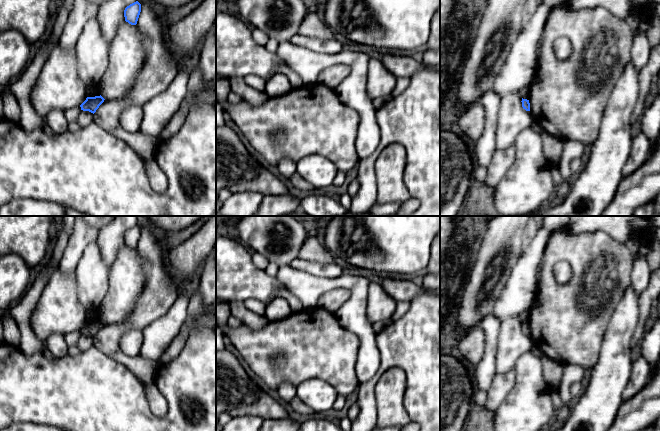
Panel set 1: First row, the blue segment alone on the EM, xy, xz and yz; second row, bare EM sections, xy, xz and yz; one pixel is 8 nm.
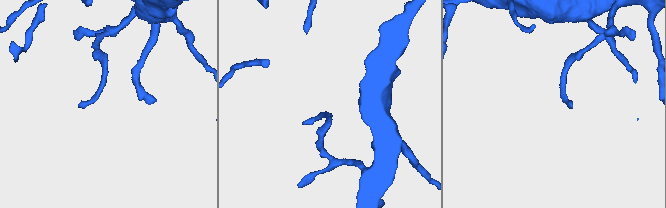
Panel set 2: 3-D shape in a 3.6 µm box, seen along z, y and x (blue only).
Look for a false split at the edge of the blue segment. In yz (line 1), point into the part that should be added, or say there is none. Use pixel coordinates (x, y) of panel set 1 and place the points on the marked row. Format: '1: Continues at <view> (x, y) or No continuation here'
1: No continuation here

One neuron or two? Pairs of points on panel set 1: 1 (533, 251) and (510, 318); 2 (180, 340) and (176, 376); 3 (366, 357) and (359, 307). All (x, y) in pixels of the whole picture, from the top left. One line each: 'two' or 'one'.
1: one
2: two
3: one

